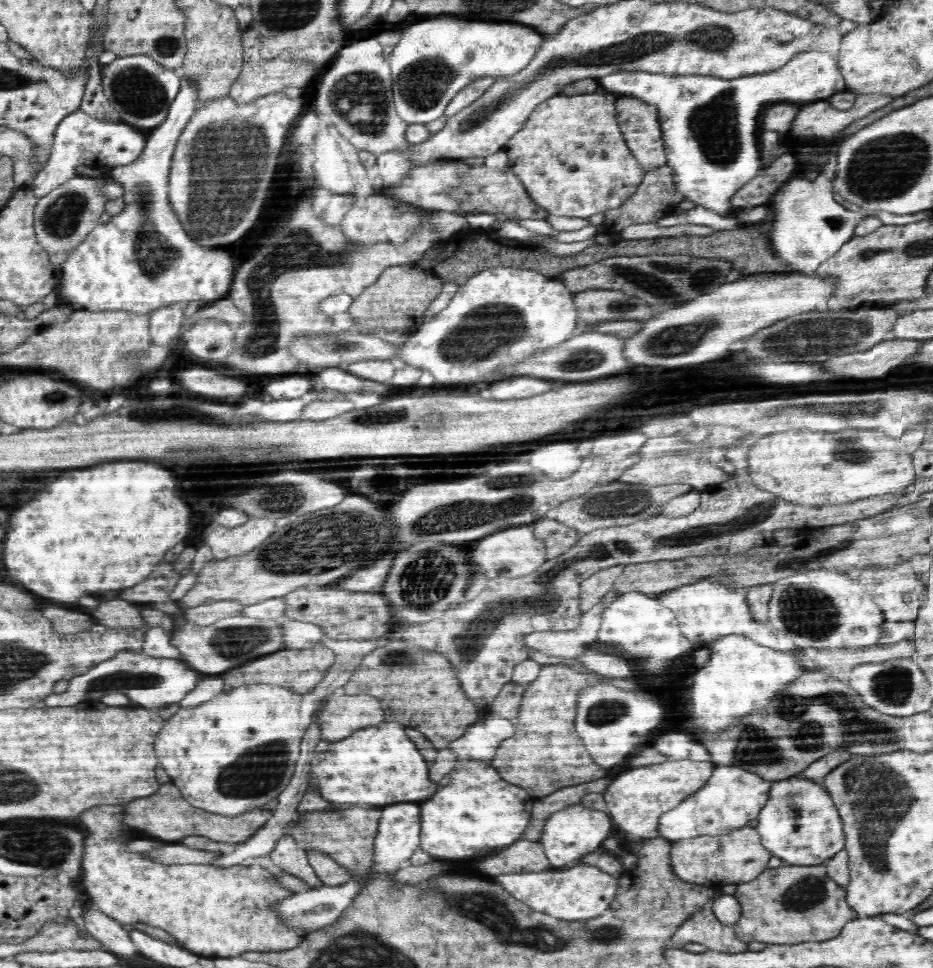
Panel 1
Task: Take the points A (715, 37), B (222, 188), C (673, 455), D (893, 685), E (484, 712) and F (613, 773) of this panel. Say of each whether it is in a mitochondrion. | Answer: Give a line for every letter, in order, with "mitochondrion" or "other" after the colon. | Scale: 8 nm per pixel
A: mitochondrion
B: mitochondrion
C: other
D: mitochondrion
E: other
F: other

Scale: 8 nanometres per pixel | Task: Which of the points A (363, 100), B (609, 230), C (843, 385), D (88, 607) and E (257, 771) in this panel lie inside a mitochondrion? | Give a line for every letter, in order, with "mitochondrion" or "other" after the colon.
A: mitochondrion
B: other
C: other
D: other
E: mitochondrion

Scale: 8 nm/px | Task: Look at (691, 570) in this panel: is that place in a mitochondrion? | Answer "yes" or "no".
yes

